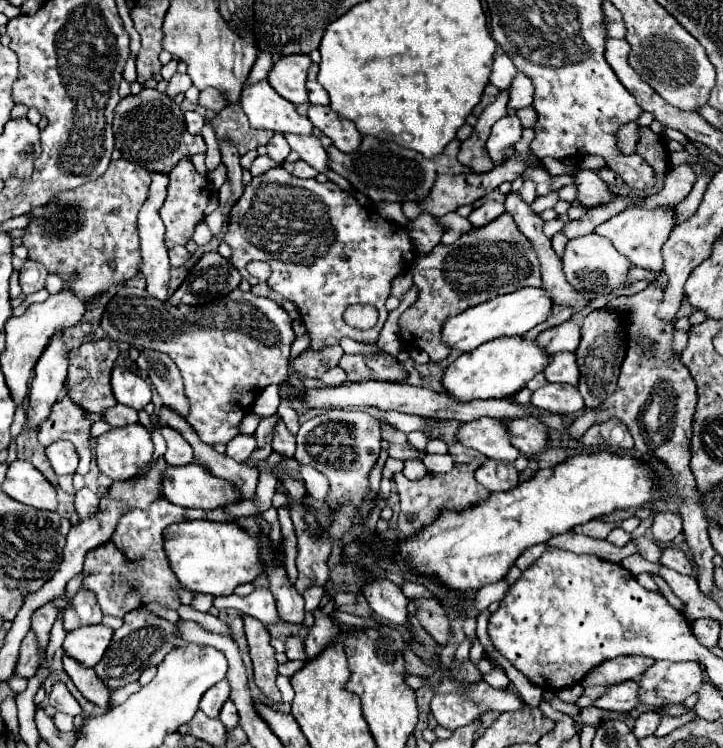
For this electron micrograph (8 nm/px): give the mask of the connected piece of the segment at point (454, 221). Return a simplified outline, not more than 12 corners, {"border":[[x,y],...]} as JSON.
{"border":[[458,213],[440,217],[446,225],[442,245],[450,245],[472,229],[470,221]]}

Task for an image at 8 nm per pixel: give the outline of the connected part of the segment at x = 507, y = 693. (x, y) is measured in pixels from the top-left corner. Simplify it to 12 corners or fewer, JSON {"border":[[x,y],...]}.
{"border":[[486,681],[434,695],[434,719],[454,731],[488,711],[516,711],[512,689]]}

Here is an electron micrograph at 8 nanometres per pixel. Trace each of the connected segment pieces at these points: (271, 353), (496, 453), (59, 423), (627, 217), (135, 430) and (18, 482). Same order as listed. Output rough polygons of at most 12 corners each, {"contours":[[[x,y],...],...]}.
{"contours":[[[234,289],[172,307],[120,291],[112,341],[170,355],[208,445],[288,379],[292,319]],[[500,419],[462,423],[456,439],[490,459],[514,463],[518,451]],[[68,397],[52,407],[38,429],[48,447],[58,439],[76,445],[78,475],[90,469],[92,421]],[[630,205],[594,231],[660,273],[676,209]],[[140,423],[96,439],[98,469],[132,479],[152,459]],[[30,461],[8,465],[2,491],[34,509],[56,511],[54,485]]]}

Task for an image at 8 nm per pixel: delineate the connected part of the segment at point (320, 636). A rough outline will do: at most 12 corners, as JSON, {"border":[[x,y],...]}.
{"border":[[322,609],[304,639],[308,659],[336,637],[338,627]]}

